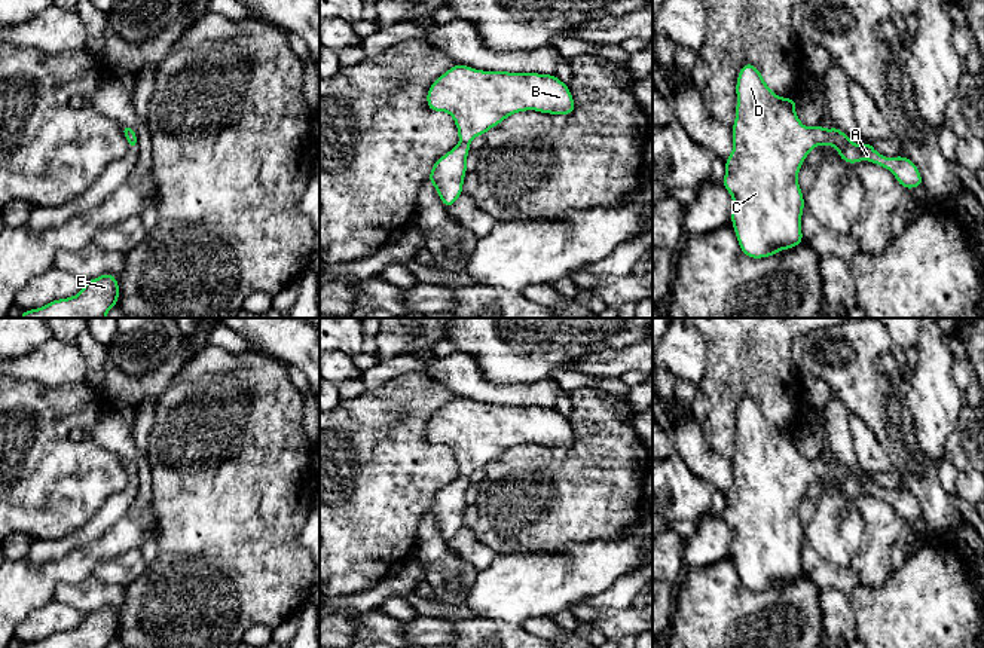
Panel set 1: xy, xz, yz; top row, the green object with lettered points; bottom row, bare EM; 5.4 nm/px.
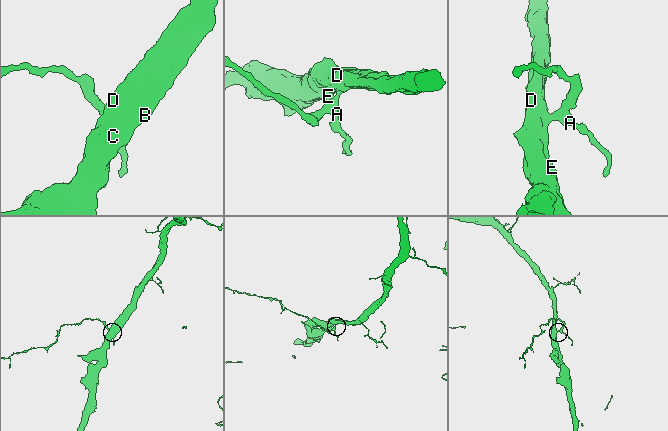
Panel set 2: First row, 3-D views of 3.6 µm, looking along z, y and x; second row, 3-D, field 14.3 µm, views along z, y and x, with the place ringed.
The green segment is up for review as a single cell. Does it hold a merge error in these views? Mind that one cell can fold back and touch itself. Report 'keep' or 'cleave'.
keep

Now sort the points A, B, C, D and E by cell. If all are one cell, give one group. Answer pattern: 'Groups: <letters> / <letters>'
Groups: A B C D E

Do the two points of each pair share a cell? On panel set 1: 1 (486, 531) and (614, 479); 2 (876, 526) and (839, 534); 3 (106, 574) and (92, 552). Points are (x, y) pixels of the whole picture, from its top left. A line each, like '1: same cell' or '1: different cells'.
1: same cell
2: different cells
3: different cells

